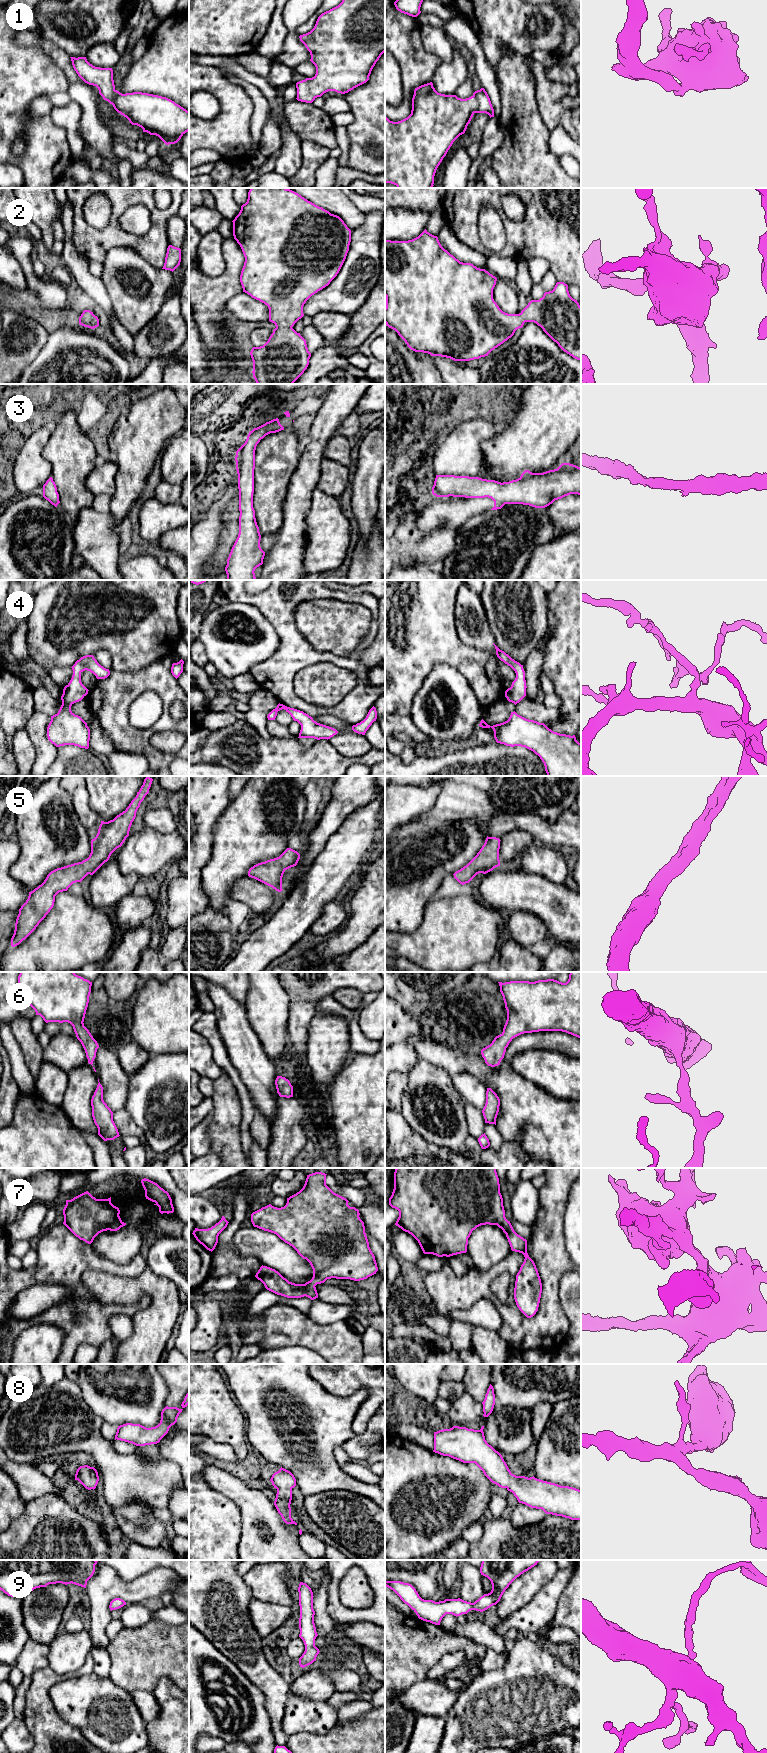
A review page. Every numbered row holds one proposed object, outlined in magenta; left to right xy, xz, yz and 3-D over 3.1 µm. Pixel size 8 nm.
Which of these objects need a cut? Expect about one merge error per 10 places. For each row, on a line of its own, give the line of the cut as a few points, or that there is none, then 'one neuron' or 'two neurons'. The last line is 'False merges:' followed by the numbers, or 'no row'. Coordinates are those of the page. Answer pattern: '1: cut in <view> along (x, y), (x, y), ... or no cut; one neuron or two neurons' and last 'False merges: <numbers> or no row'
1: no cut; one neuron
2: no cut; one neuron
3: no cut; one neuron
4: no cut; one neuron
5: no cut; one neuron
6: no cut; one neuron
7: no cut; one neuron
8: no cut; one neuron
9: no cut; one neuron
False merges: no row

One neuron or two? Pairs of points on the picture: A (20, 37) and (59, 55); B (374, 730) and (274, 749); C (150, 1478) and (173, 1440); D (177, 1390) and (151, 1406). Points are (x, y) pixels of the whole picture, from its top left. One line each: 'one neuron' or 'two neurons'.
A: one neuron
B: two neurons
C: two neurons
D: two neurons

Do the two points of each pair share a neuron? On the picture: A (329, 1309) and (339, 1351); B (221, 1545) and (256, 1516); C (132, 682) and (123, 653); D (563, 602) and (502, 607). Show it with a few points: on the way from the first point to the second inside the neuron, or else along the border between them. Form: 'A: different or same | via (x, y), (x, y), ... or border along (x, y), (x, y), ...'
A: different | border along (309, 1317), (319, 1324), (345, 1321)
B: different | border along (236, 1505), (241, 1519), (241, 1535), (238, 1549)
C: different | border along (151, 663), (135, 671), (115, 671), (111, 668)
D: different | border along (545, 593), (547, 608)

